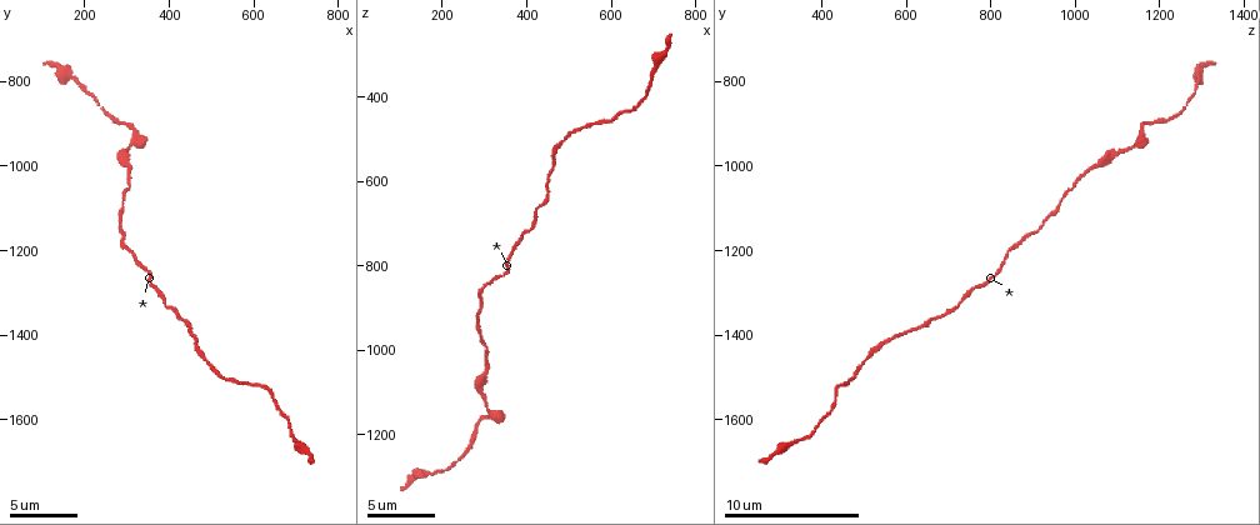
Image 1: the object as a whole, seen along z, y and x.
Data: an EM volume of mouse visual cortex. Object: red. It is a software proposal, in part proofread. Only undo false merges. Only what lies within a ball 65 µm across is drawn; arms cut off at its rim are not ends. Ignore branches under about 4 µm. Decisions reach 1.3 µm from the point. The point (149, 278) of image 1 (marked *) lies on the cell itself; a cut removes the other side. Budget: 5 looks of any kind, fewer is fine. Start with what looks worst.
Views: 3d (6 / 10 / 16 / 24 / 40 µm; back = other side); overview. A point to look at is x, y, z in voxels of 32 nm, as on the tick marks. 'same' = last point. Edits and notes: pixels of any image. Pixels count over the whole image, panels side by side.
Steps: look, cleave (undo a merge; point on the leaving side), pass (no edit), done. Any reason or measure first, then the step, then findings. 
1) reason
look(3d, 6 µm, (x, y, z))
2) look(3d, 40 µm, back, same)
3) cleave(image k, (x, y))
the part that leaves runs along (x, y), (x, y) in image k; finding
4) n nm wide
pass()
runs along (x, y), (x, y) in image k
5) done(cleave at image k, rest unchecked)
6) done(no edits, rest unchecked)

narrows sharply
look(3d, 10 µm, (280, 900, 1175))

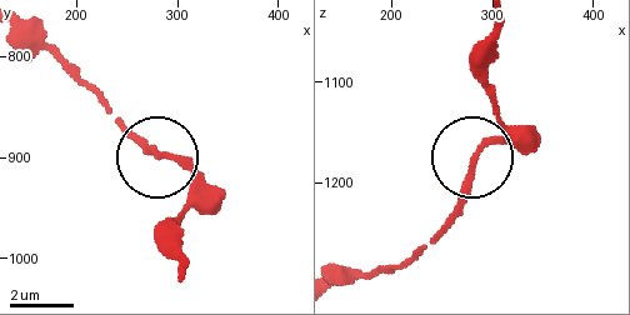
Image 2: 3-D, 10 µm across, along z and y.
200 nm wide
pass()
runs along (496, 26), (488, 91), (504, 131), (475, 156), (450, 226) in image 2; continuous, no second cell

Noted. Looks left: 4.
calibre changes
look(3d, 6 µm, (465, 1415, 555))

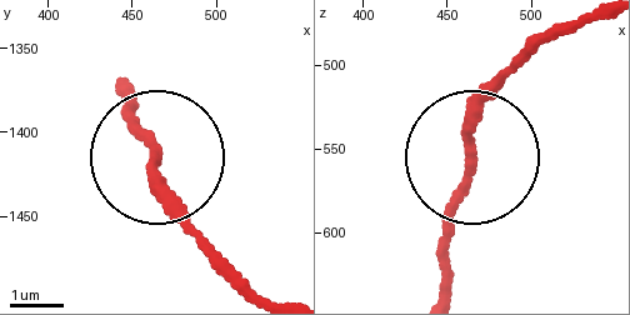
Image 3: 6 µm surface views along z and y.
190 nm wide
pass()
runs along (124, 90), (160, 203), (209, 265) in image 3; one cell here

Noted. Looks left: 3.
sudden change in width
look(3d, 10 µm, (310, 1005, 1035))

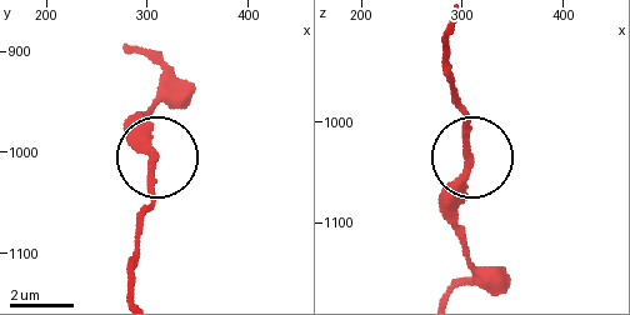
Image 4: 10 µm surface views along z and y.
look(3d, 6 µm, (306, 1006, 1040))

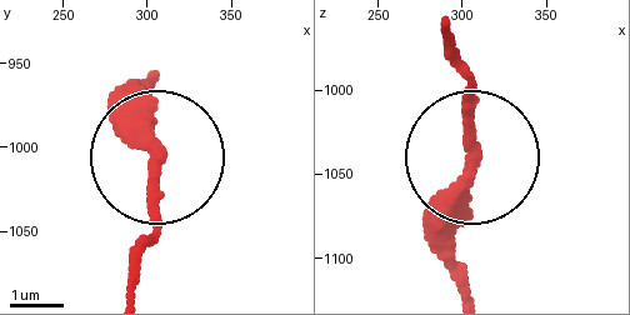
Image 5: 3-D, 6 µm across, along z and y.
pass()
runs along (441, 24), (469, 86), (469, 180), (446, 256) in image 5; continuous, no second cell

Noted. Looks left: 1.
done(no edits, rest unchecked)

